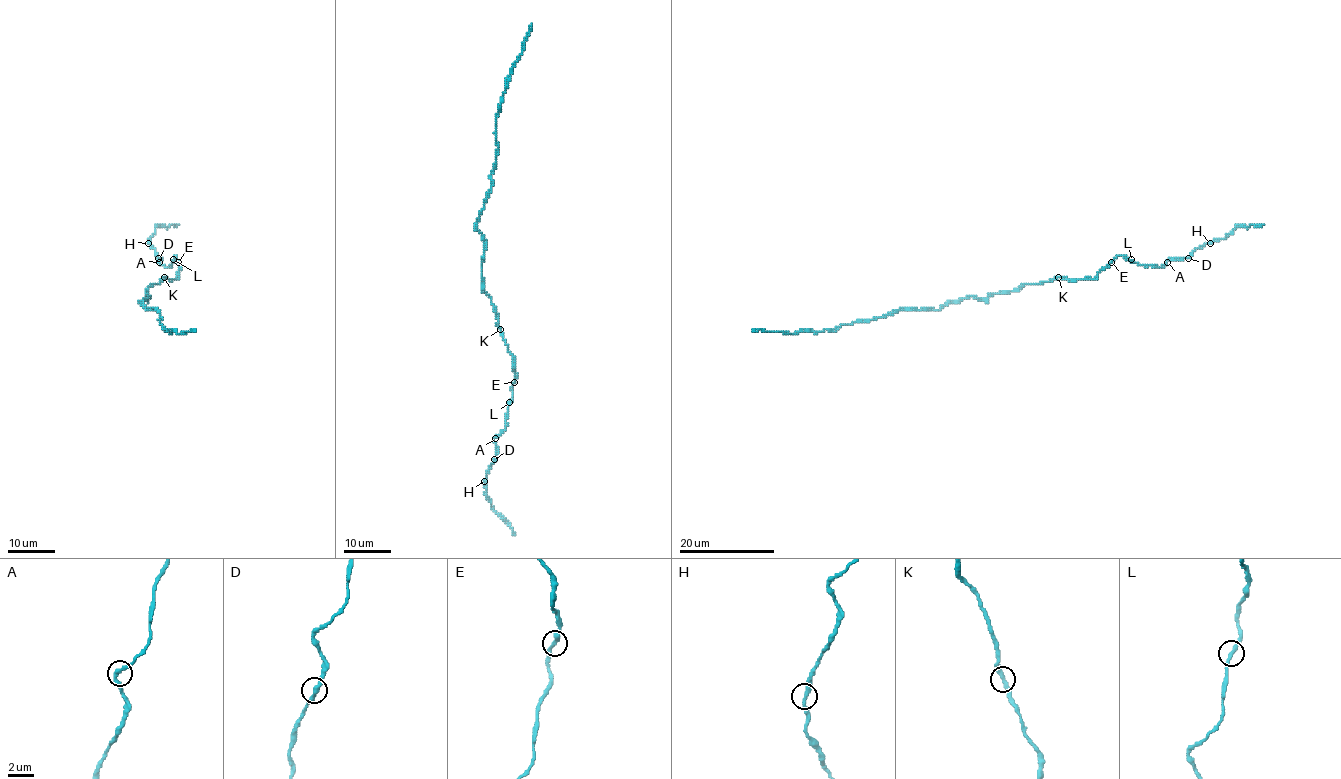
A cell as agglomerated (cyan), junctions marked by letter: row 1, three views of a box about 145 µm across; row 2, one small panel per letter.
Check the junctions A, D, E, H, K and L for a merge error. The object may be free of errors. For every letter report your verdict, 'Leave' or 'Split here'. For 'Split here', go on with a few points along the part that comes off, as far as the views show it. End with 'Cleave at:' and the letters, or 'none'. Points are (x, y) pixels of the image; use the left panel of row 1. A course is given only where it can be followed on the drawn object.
A: Leave
D: Leave
E: Leave
H: Leave
K: Leave
L: Leave
Cleave at: none

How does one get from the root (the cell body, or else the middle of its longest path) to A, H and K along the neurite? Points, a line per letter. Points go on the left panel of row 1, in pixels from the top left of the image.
A: (147, 288), (165, 277), (177, 279), (179, 263), (176, 256), (169, 267), (159, 262)
H: (147, 288), (165, 277), (176, 280), (179, 270), (176, 256), (169, 267), (164, 267), (148, 243)
K: (147, 288), (164, 277)

